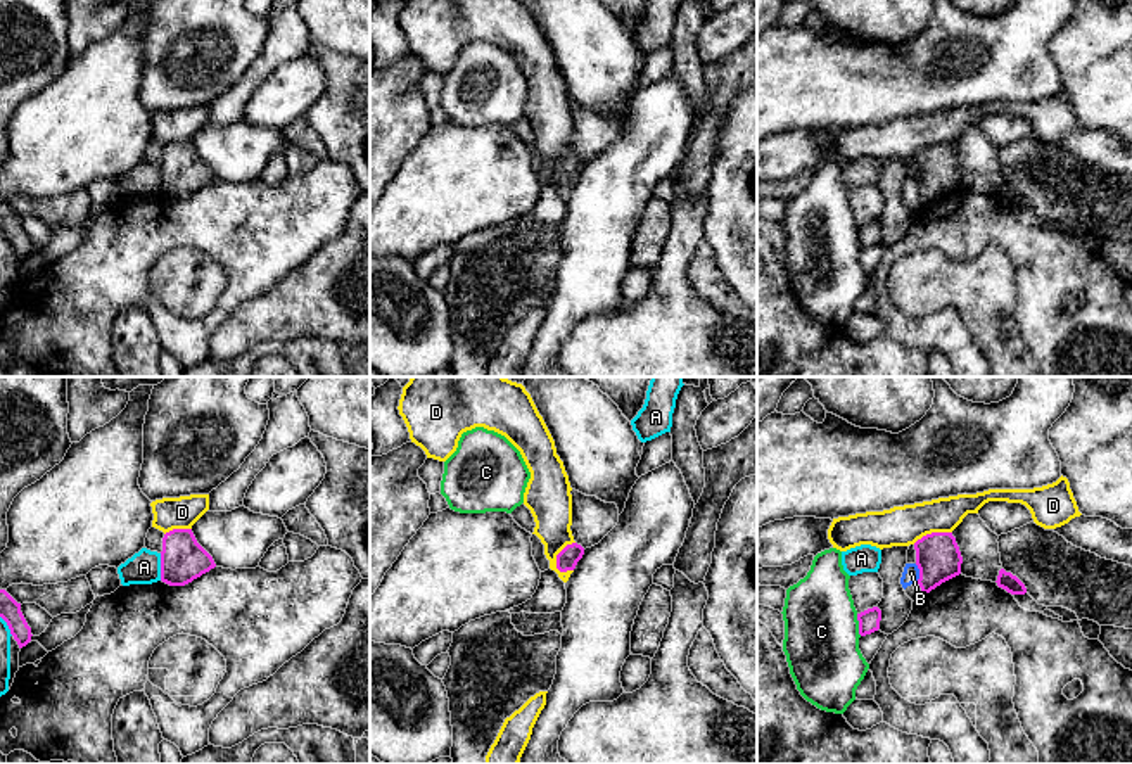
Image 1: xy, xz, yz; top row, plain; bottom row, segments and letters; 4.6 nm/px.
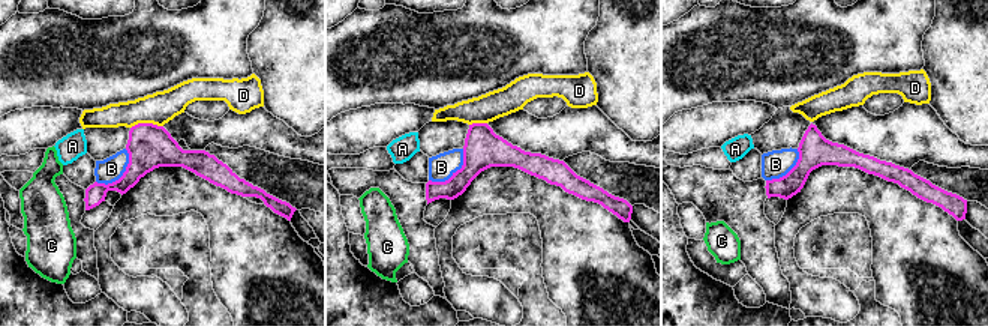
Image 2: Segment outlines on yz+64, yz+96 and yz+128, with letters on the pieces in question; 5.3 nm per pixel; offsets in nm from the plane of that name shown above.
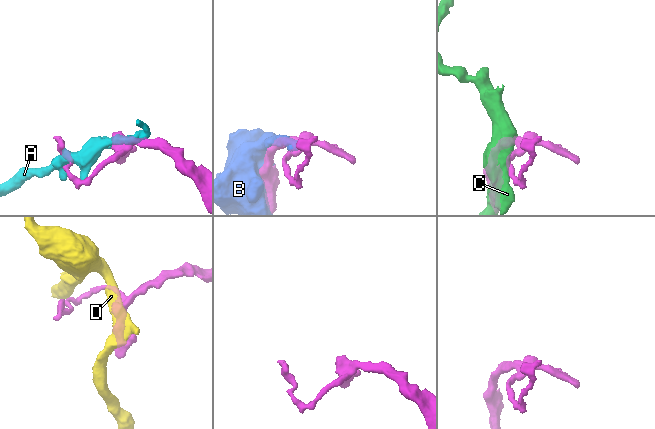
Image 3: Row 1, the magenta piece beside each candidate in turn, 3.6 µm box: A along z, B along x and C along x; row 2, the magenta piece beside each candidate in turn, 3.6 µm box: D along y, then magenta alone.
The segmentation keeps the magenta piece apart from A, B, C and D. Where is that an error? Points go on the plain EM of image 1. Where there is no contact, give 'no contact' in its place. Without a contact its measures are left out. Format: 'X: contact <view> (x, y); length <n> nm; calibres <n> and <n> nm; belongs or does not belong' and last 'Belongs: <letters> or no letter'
A: contact xy (161, 180); length 130 nm; calibres 200 and 160 nm; does not belong
B: contact yz (920, 185); length 90 nm; calibres 200 and 80 nm; does not belong
C: contact yz (859, 237); length 110 nm; calibres 100 and 360 nm; does not belong
D: contact xz (557, 168); length 170 nm; calibres 100 and 200 nm; does not belong
Belongs: no letter

